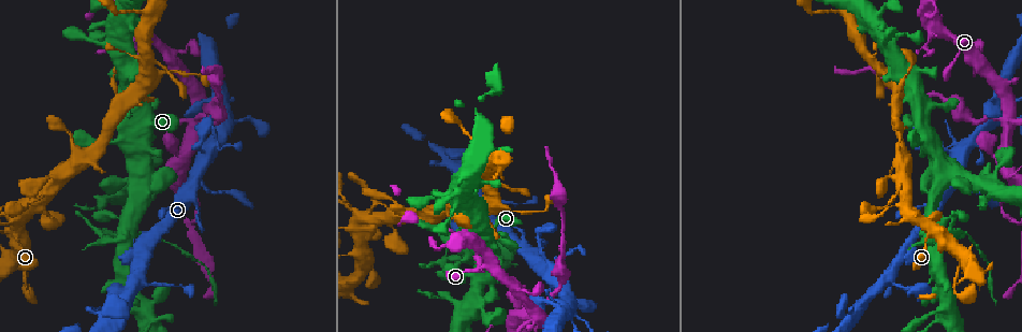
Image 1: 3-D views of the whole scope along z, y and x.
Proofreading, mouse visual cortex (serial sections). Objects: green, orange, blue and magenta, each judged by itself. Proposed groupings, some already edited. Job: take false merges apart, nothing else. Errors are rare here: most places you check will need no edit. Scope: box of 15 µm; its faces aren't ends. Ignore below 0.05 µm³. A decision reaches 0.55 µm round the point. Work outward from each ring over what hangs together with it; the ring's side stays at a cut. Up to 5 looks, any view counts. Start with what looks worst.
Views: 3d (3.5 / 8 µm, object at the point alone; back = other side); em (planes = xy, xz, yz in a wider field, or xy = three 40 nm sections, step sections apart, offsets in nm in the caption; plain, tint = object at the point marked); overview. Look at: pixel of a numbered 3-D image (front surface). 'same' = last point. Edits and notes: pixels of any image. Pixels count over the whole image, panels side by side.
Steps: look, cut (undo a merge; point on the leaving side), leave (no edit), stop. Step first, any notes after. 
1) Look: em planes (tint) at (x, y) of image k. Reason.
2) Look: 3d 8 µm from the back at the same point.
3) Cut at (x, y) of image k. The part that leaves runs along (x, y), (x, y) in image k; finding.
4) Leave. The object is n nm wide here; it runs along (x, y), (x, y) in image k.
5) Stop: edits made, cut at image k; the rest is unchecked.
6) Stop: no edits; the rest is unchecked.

Look: 3d 8 µm at (487, 268) of image 1. Small branch off a trunk.

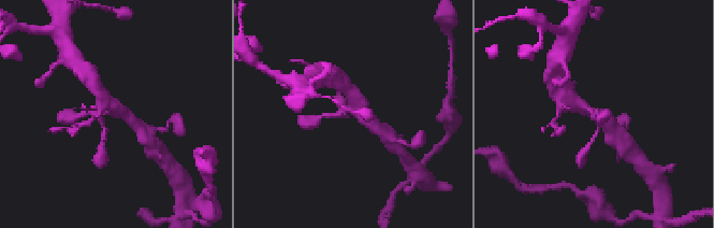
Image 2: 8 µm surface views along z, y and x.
Look: em xy step 5 (tint) at (352, 113) of image 2. 4 arms meet here; the arms are 150, 200, 400, 400 nm wide.

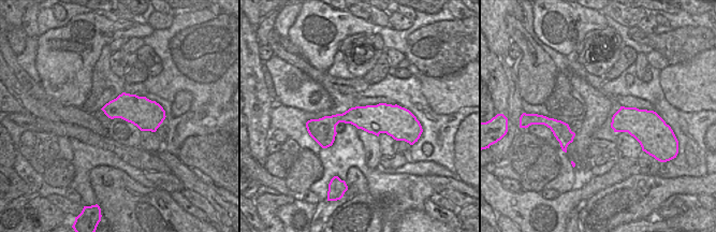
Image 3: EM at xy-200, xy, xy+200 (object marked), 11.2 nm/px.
Leave. All the same cell.

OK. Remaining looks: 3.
Look: 3d 3.5 µm at (130, 16) of image 1. Calibre changes.

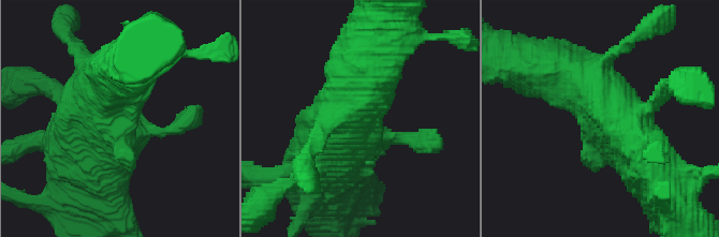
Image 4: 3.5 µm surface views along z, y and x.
Look: em xy step 1 (plain) at (119, 122) of image 4.

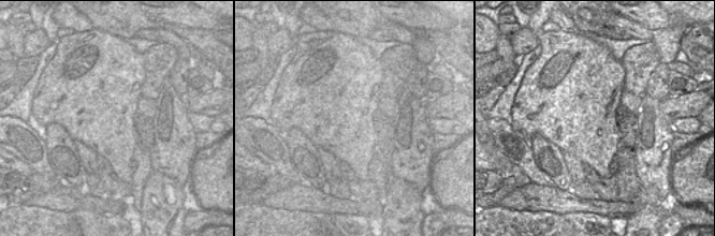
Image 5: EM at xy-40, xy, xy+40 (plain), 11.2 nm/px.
Look: em xy step 1 (tint) at the same point.

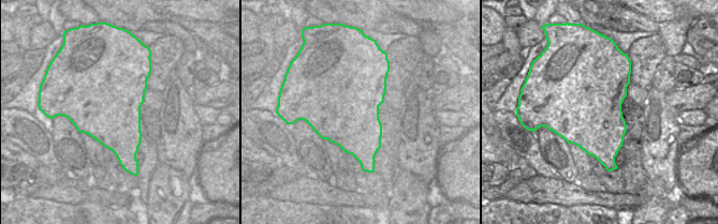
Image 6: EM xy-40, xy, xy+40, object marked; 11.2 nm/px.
Leave. It runs along (645, 153), (606, 101), (552, 68) in image 4; all the same cell.

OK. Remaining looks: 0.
Stop: no edits; the rest is unchecked.

